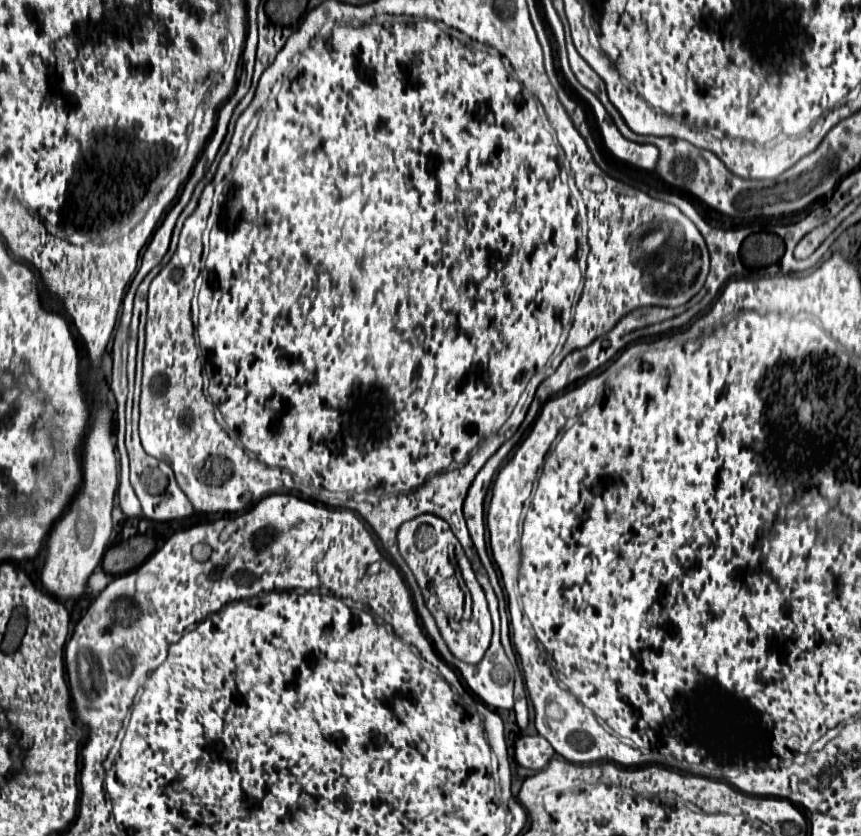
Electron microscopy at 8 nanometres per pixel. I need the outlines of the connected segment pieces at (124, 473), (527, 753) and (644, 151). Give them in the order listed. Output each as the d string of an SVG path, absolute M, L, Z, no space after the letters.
M122 468L120 470L120 486L118 486L118 504L122 508L122 512L128 516L128 518L138 518L142 516L142 508L140 508L140 502L130 486L130 480L128 480L128 470Z
M518 738L514 744L514 758L520 766L530 770L542 770L554 756L554 748L544 738Z
M614 132L614 136L610 136L610 138L602 138L602 144L616 158L620 158L620 160L636 166L636 168L656 170L660 150L656 146L652 146L652 144L634 144L630 140L622 138L622 134L618 134L618 132Z

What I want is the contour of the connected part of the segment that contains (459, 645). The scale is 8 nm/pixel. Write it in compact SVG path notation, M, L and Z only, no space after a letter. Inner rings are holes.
M468 576L468 588L470 588L470 594L474 594L474 606L472 606L474 612L470 622L464 622L460 630L452 630L452 626L442 622L436 622L436 624L440 626L440 634L448 644L450 652L458 660L464 660L468 664L478 664L490 646L492 620L490 620L484 590L478 584L476 576Z

